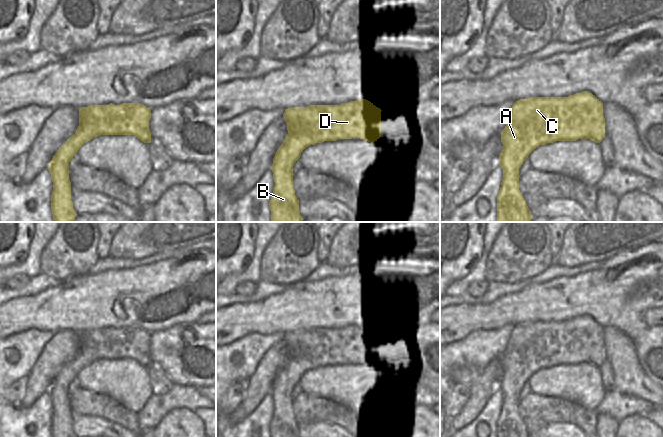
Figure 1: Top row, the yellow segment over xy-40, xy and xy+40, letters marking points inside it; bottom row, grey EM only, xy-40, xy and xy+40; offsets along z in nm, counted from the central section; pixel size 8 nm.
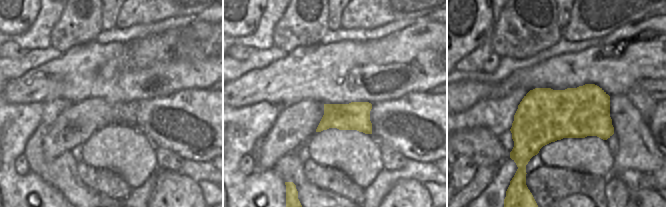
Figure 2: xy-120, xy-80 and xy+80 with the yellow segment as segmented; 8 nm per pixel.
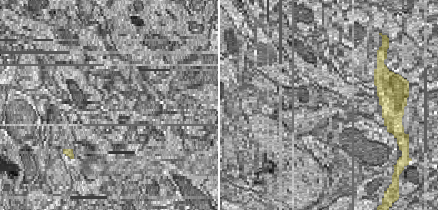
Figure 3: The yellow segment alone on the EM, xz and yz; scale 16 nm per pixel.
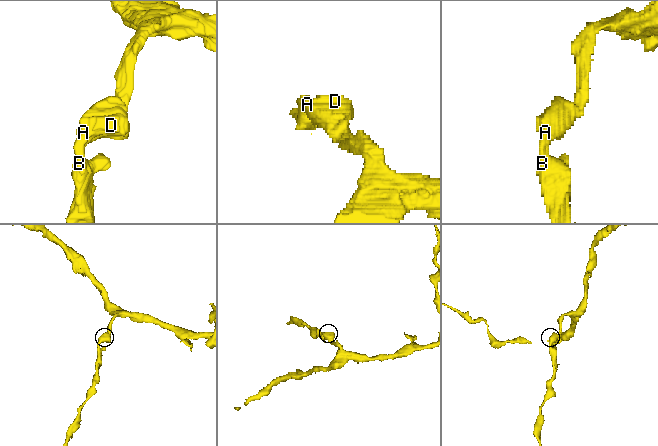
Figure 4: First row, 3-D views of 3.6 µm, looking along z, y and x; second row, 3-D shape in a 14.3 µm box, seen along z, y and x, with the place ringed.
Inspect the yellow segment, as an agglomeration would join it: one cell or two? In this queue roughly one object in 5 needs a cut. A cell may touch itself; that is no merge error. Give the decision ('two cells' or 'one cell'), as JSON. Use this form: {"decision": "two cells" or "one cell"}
{"decision": "one cell"}

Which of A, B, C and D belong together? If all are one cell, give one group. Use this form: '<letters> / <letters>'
A B C D

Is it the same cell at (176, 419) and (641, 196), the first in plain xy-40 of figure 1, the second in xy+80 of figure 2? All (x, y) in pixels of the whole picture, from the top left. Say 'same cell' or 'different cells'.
same cell

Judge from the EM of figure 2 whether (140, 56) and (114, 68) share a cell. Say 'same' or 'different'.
same

